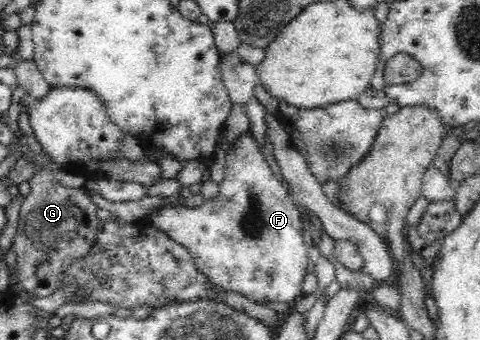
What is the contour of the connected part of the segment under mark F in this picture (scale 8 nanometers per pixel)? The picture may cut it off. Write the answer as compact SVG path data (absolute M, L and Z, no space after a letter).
M250 128L236 138L225 157L224 178L219 183L215 198L205 200L195 209L188 206L170 206L148 214L146 221L152 229L162 231L180 245L184 245L193 258L196 268L210 283L224 290L232 290L259 303L279 301L288 303L302 298L302 282L311 264L308 249L304 243L304 220L297 204L288 196L287 189L272 174L270 165L260 151Z

